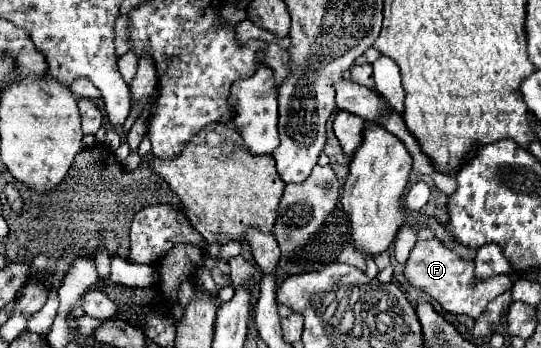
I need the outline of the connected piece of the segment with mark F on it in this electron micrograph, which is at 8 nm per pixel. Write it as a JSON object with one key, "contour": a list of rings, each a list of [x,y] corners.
{"contour":[[[430,229],[418,231],[418,241],[414,249],[410,251],[410,259],[406,261],[404,275],[410,285],[416,289],[424,289],[434,301],[438,301],[446,311],[454,315],[468,315],[472,319],[478,319],[490,301],[494,301],[504,291],[512,289],[512,279],[508,275],[496,275],[486,281],[474,279],[470,273],[466,273],[466,261],[446,249]]]}

